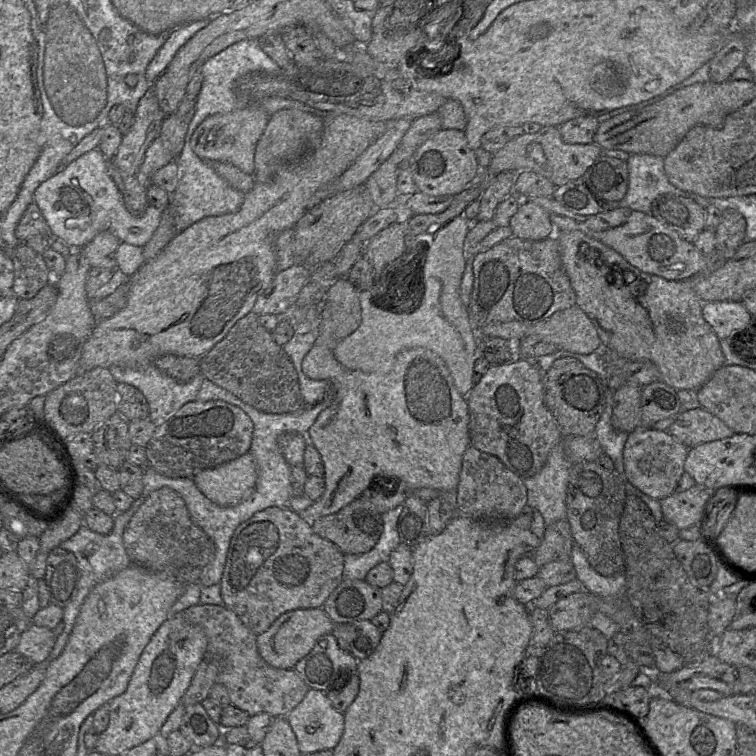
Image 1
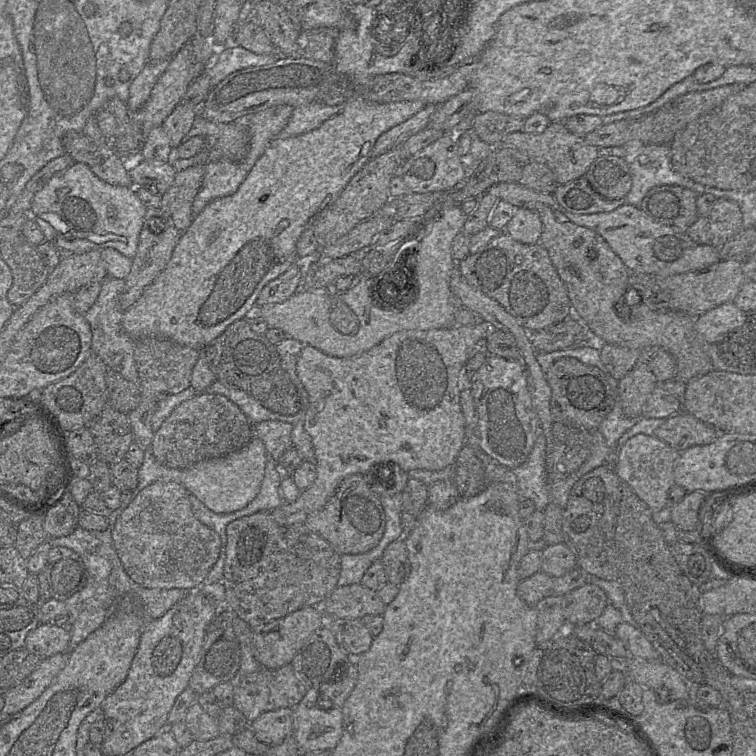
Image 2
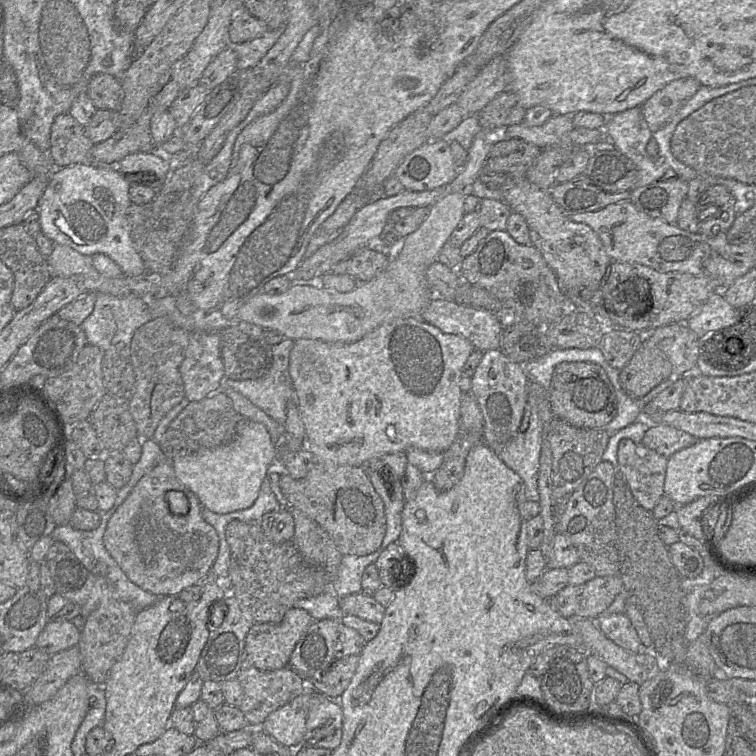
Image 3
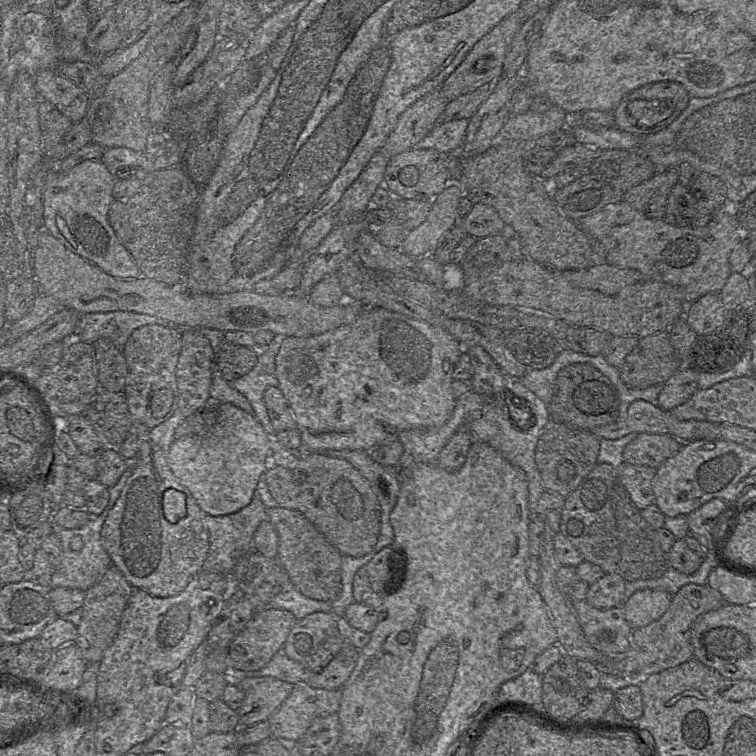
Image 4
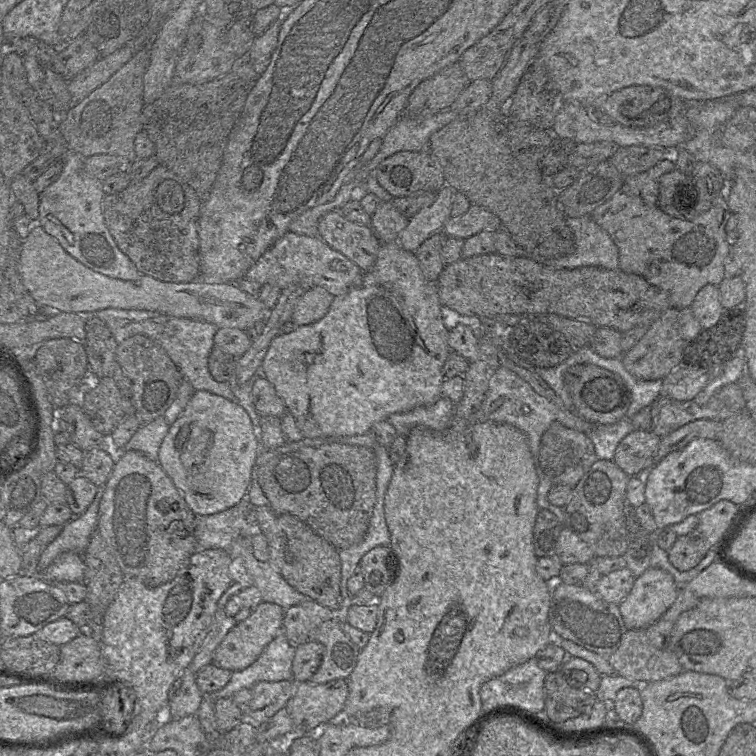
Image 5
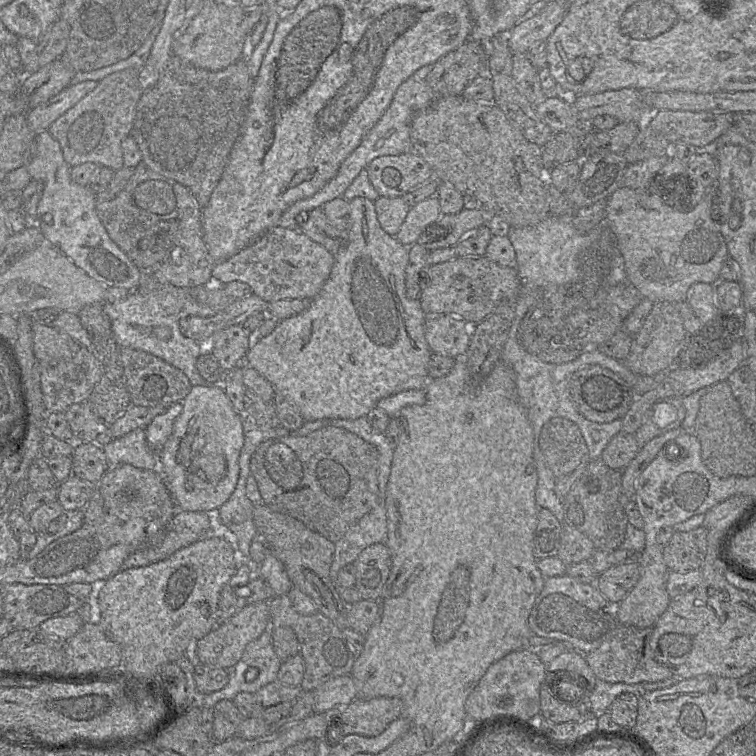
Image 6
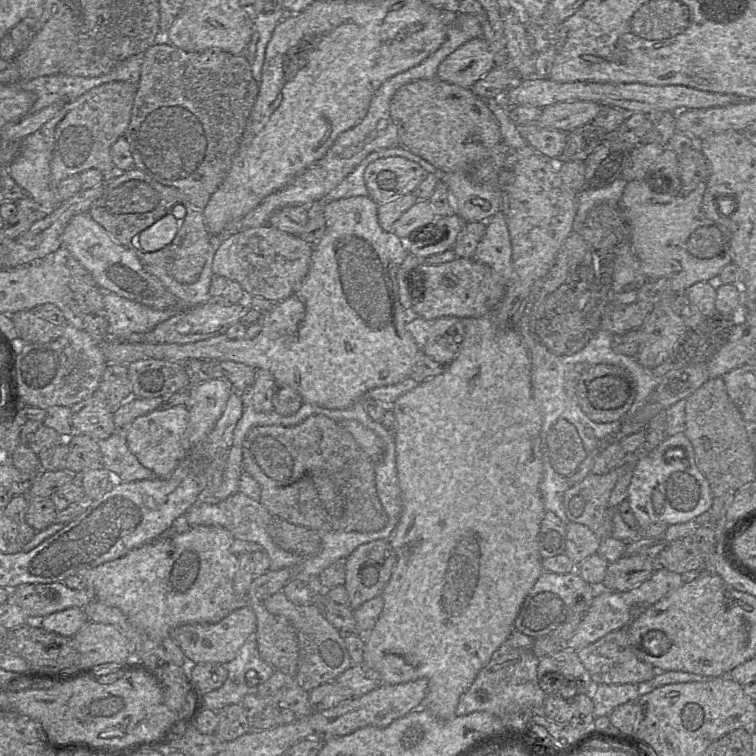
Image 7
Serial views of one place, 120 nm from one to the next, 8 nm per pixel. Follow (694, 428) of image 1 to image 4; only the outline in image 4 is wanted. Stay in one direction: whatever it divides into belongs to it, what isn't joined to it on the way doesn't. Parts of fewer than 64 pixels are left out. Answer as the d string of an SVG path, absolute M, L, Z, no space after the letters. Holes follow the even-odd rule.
M639 433L623 451L624 464L657 468L666 459L676 454L682 441L666 434Z

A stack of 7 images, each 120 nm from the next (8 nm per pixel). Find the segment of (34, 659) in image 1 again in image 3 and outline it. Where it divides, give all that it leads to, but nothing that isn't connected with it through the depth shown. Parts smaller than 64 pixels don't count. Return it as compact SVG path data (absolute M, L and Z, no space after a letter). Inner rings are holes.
M48 621L39 633L35 647L51 656L77 646L79 637L80 630L71 621Z

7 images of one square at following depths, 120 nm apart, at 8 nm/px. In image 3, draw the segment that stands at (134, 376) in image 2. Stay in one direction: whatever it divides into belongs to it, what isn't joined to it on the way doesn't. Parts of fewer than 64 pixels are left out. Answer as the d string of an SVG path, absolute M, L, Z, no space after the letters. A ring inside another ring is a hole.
M97 293L93 311L80 327L85 333L88 344L99 347L103 352L115 351L121 358L128 360L134 332L152 319L153 316L147 306L147 300L143 300L136 295L120 298Z

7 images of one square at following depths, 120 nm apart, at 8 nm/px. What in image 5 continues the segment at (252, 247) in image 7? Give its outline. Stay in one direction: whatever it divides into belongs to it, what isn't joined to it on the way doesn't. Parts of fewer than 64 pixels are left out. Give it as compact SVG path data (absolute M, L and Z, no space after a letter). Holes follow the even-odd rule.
M291 231L279 238L247 271L245 277L261 285L271 284L281 290L300 285L304 289L319 286L335 297L361 285L363 270L342 253L334 250L319 237L299 235Z

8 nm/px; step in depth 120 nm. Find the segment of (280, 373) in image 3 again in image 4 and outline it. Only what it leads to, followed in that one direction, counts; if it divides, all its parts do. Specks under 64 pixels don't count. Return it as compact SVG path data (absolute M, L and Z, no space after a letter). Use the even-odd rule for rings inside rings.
M278 341L265 348L259 348L258 361L246 375L228 382L229 385L244 395L253 408L253 415L262 424L265 431L274 437L274 430L264 402L264 392L268 387L278 387L275 374L275 359Z

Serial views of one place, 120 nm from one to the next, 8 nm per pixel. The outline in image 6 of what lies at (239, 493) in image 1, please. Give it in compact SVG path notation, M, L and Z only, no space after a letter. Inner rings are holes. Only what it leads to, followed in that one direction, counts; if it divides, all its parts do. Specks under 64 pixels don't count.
M221 385L192 386L182 401L182 412L160 452L163 479L178 510L215 514L233 494L239 478L239 456L244 445L244 414L237 412Z

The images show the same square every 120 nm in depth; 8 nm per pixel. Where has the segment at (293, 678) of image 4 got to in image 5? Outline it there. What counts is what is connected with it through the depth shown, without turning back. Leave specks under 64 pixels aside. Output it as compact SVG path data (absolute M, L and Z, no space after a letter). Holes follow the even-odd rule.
M280 633L252 665L244 670L232 672L229 682L222 689L204 696L214 702L220 698L231 698L241 689L251 689L258 682L293 680L292 663L295 649L284 633Z

